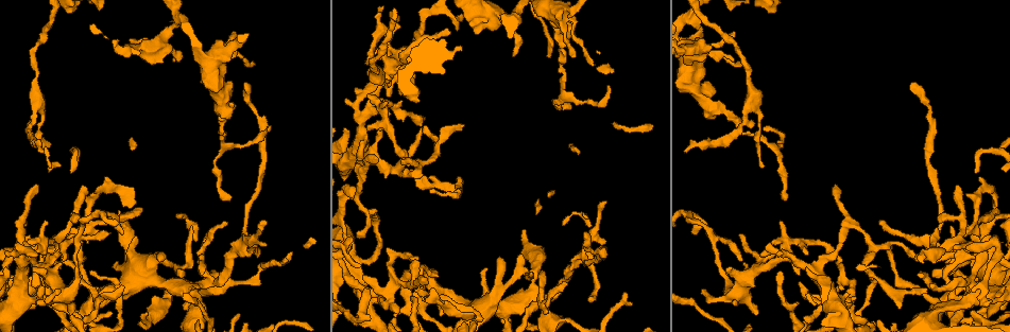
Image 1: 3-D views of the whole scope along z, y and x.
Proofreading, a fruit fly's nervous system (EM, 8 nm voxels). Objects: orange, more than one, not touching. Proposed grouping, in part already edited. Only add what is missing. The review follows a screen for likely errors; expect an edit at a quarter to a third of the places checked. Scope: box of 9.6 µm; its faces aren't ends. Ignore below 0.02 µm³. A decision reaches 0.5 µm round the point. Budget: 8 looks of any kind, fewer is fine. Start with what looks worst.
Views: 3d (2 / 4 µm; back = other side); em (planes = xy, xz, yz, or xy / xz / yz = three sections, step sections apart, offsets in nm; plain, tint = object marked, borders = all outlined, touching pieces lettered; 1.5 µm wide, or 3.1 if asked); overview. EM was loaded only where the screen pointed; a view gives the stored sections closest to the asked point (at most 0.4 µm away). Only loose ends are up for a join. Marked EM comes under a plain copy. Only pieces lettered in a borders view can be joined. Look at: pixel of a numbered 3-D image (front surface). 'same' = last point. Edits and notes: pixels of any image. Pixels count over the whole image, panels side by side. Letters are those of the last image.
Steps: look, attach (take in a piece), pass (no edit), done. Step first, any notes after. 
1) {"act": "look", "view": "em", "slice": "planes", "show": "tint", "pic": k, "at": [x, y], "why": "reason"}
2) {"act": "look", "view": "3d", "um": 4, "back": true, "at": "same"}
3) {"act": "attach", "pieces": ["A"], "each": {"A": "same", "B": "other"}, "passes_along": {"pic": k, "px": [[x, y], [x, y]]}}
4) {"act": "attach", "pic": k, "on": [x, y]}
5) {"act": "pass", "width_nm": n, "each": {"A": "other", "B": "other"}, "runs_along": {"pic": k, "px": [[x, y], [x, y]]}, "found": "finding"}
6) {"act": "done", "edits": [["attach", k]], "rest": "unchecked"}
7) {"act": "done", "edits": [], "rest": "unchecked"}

{"act": "look", "view": "3d", "um": 2, "pic": 1, "at": [430, 190], "why": "branch stops here"}

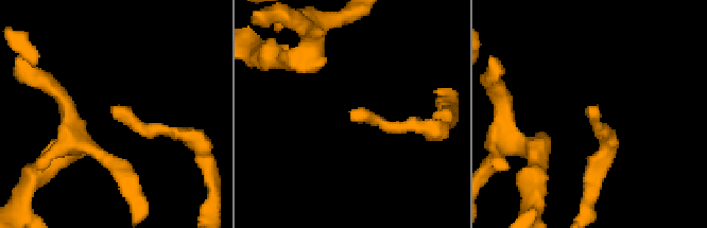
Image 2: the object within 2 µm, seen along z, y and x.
{"act": "look", "view": "em", "slice": "planes", "show": "borders", "pic": 2, "at": [589, 107]}

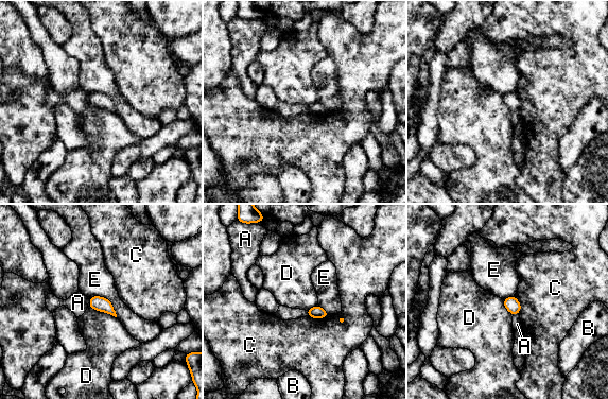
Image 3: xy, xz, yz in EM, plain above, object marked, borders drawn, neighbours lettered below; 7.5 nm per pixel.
{"act": "pass", "each": {"A": "other", "B": "other", "C": "other", "D": "other", "E": "other"}, "border": {"pic": 3, "px": [[89, 296], [104, 296], [117, 316]]}, "found": "no lettered piece goes on from it"}

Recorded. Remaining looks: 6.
{"act": "look", "view": "3d", "um": 4, "back": true, "pic": 1, "at": [413, 260], "why": "thin end"}

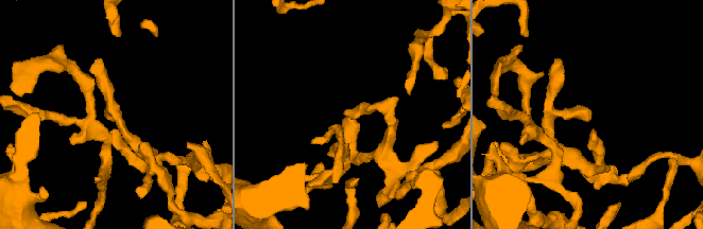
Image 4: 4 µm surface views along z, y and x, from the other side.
{"act": "look", "view": "em", "slice": "yz", "step": 8, "show": "borders", "pic": 4, "at": [113, 119], "why": "shape alone is not enough"}

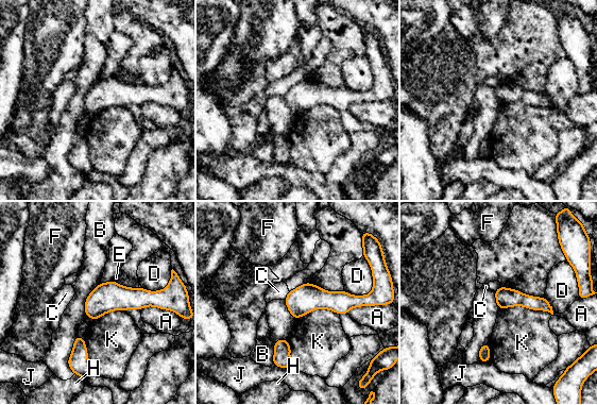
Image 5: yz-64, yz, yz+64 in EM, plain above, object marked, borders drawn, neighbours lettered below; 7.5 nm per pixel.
{"act": "look", "view": "em", "slice": "planes", "show": "borders", "at": "same", "why": "another direction"}

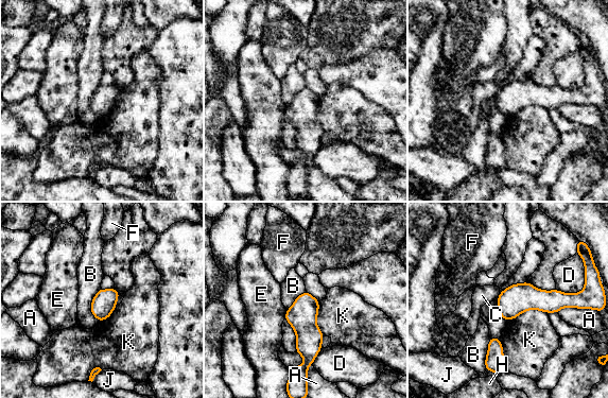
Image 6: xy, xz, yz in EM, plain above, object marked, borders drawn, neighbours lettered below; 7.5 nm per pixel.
{"act": "pass", "longest_contact_nm": ["K", 320], "each": {"A": "other", "B": "other", "C": "other", "D": "other", "E": "other", "F": "other", "H": "other", "J": "other", "K": "other"}, "border": {"pic": 6, "px": [[546, 312], [525, 310], [506, 322]]}, "found": "no lettered piece goes on from it"}

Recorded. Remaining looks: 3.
{"act": "look", "view": "em", "slice": "xy", "step": 4, "show": "tint", "pic": 1, "at": [592, 66], "why": "free end"}

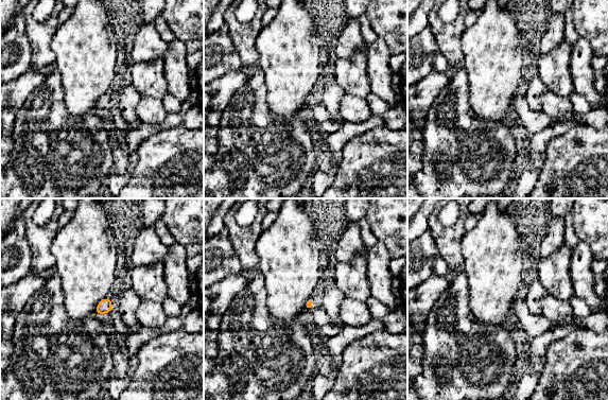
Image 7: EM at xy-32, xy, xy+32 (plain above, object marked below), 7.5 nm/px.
{"act": "look", "view": "em", "slice": "planes", "show": "borders", "at": "same"}

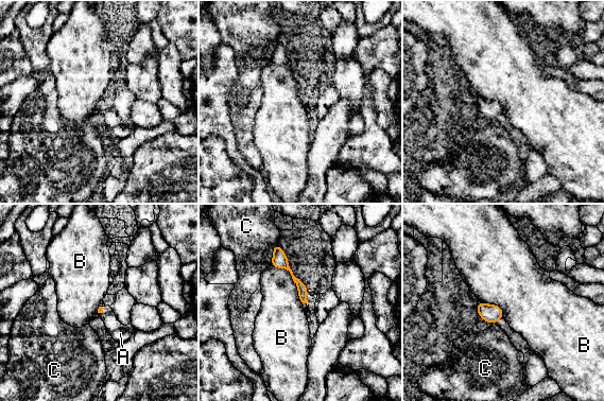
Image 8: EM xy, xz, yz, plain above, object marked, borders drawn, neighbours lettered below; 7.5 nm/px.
{"act": "attach", "pieces": ["A"], "each": {"A": "same", "B": "other", "C": "other"}, "passes_along": {"pic": 8, "px": [[100, 309], [103, 311], [120, 333]]}, "found": "it goes on there"}

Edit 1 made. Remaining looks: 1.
{"act": "done", "edits": [["attach", 8]], "rest": "unchecked"}

